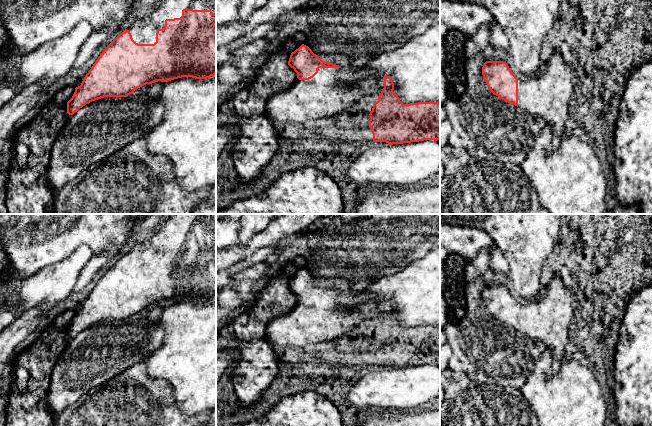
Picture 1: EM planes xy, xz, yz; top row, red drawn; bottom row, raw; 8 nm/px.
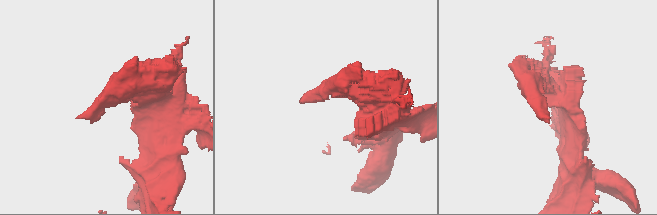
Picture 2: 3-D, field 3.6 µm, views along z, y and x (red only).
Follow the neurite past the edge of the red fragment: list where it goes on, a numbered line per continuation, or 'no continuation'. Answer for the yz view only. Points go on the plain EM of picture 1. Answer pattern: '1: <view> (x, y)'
no continuation

